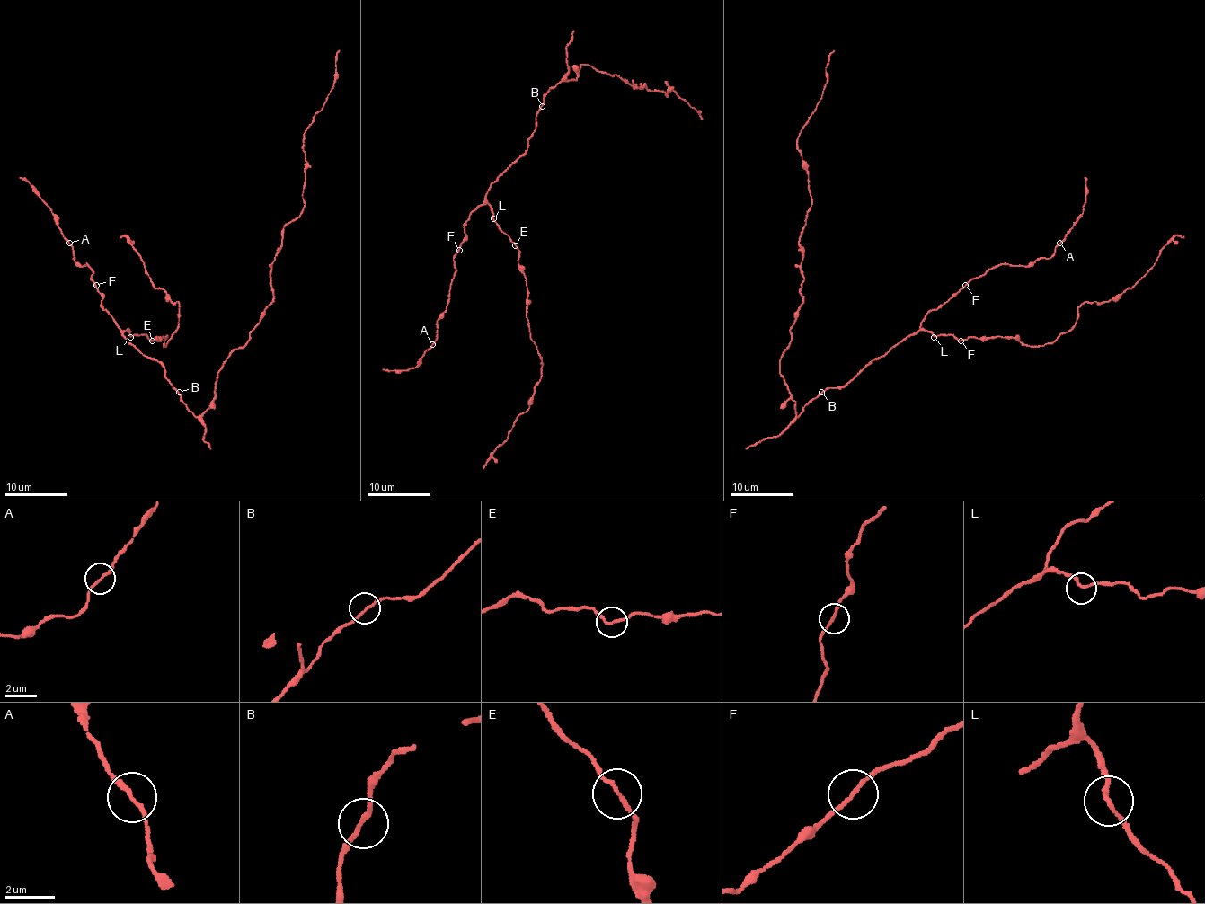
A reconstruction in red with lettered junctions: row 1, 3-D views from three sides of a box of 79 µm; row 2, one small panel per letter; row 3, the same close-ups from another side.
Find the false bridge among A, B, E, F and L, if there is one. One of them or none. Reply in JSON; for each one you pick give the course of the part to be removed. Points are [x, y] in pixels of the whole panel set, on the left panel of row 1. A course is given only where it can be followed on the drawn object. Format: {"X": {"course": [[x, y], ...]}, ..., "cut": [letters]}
{"cut": []}

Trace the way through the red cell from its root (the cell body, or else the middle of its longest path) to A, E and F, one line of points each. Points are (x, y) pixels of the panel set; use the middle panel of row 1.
A: (540, 106), (527, 148), (468, 216), (465, 241), (454, 255), (449, 300), (437, 321), (432, 344)
E: (540, 106), (536, 115), (536, 131), (527, 140), (527, 148), (490, 186), (485, 195), (493, 220), (515, 245)
F: (540, 106), (527, 148), (490, 186), (485, 200), (468, 216), (465, 241), (459, 250)

